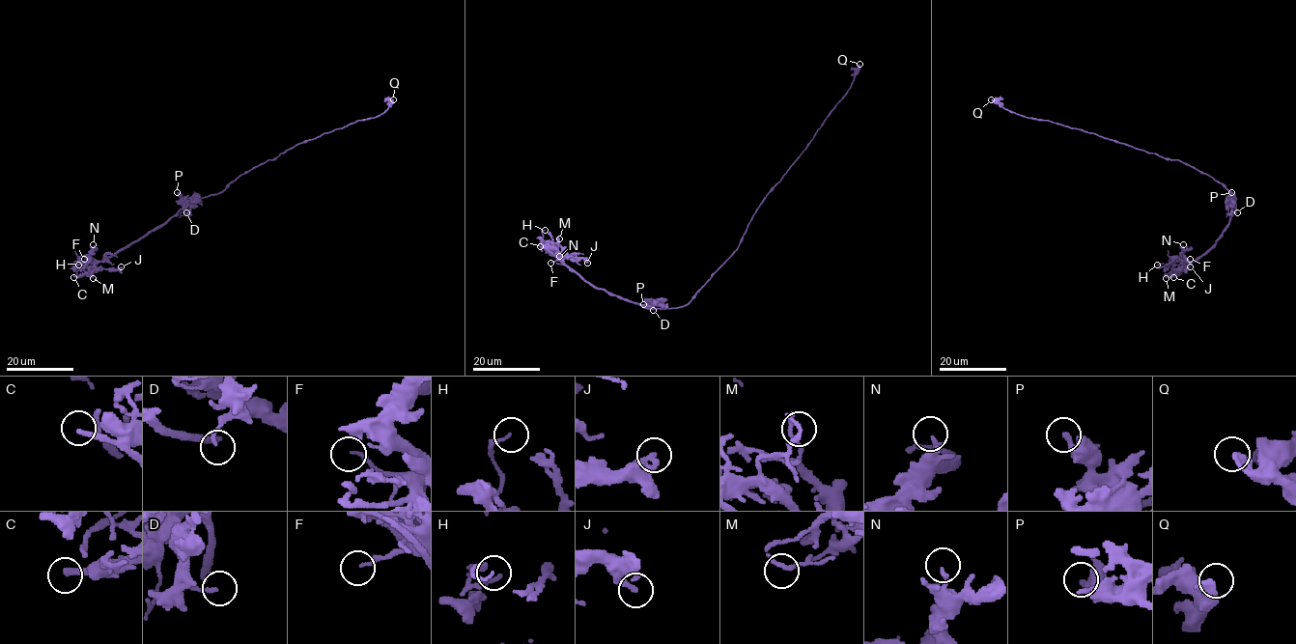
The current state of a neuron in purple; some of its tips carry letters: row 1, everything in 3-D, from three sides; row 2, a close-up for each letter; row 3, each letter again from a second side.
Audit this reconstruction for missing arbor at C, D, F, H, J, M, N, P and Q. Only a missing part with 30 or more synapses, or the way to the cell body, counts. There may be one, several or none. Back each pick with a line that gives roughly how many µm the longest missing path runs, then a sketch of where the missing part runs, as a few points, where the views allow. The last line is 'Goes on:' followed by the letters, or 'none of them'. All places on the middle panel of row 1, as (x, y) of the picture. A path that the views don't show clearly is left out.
C: missing 25 µm; course (540, 246), (524, 236), (511, 235), (492, 219), (487, 235)
Goes on: C

